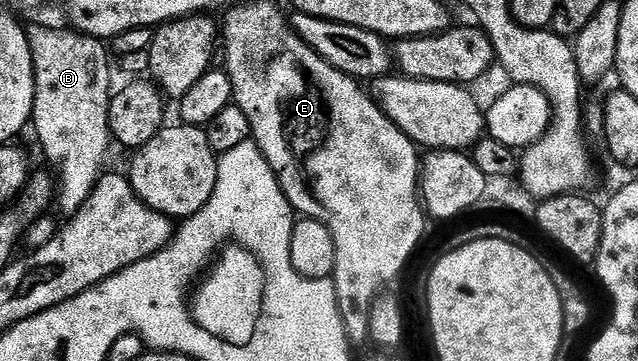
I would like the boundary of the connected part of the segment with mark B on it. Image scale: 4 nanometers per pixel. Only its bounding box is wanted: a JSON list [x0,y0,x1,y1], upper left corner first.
[27,24,113,214]

